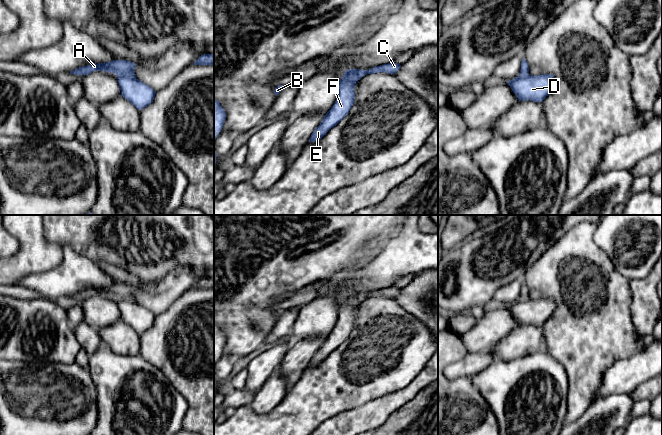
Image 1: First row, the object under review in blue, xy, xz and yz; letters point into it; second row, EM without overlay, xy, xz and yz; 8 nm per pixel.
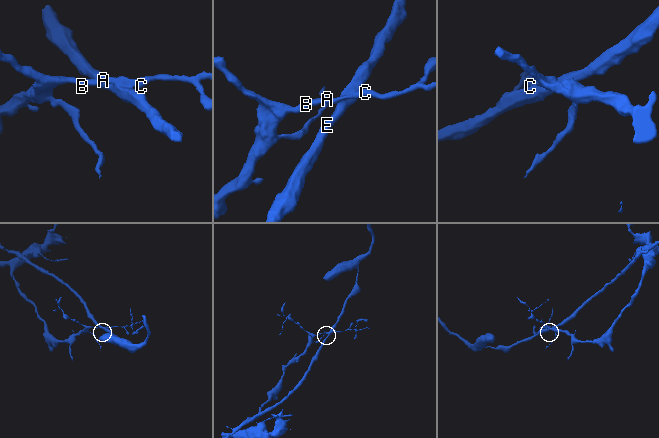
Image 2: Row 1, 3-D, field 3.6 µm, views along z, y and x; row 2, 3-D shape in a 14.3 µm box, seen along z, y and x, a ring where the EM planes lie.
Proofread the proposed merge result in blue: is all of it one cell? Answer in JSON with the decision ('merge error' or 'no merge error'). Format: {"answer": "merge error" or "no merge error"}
{"answer": "merge error"}

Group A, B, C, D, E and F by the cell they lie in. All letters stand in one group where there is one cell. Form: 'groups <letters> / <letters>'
groups A B C / D E F

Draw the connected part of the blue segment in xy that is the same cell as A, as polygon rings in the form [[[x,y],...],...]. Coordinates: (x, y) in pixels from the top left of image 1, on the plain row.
[[[113,284],[107,287],[94,287],[91,289],[79,291],[70,296],[74,299],[88,299],[94,295],[106,295],[114,298],[119,298],[126,301],[135,301],[136,288],[126,284]]]

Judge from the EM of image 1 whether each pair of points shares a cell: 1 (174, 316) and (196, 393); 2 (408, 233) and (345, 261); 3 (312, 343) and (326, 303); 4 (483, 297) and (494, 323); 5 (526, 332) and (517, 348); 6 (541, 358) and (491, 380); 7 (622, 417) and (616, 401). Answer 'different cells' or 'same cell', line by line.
1: same cell
2: different cells
3: different cells
4: different cells
5: same cell
6: same cell
7: same cell

